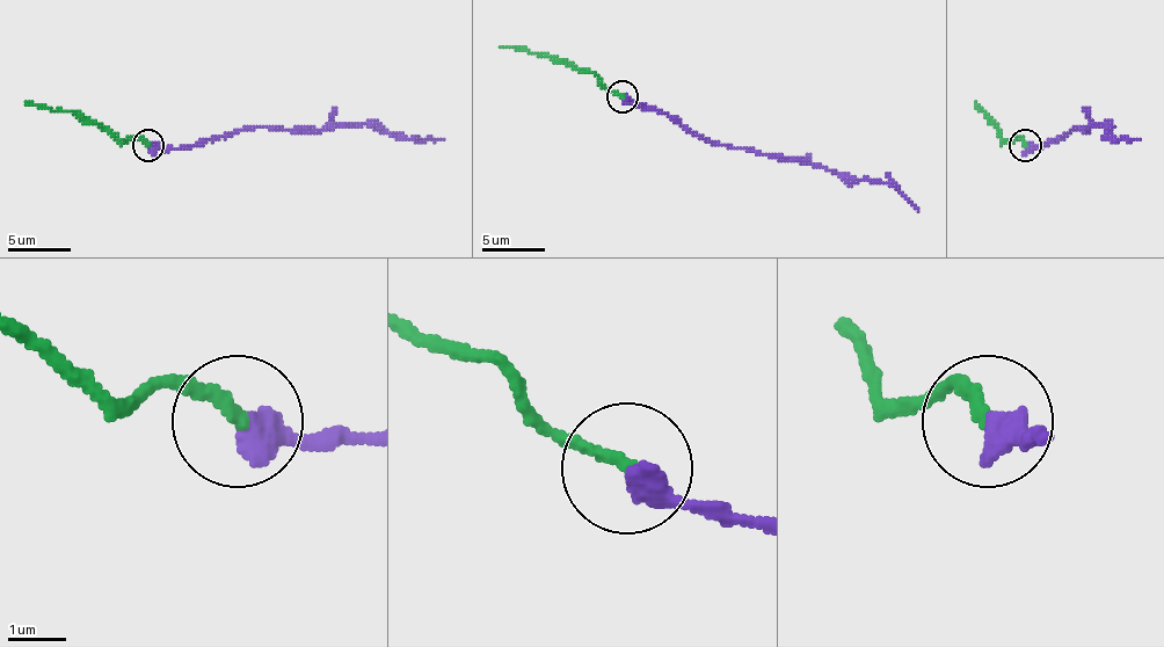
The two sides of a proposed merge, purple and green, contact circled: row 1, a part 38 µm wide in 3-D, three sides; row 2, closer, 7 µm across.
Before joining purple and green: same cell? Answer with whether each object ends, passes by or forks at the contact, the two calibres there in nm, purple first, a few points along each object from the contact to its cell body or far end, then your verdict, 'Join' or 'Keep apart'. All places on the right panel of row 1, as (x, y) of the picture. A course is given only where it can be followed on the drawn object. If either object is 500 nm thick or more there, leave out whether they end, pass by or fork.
Thickness 500 nm (purple) against 240 nm. Course of purple: (1026, 146), (1039, 148), (1074, 126), (1086, 130), (1101, 123), (1112, 139), (1140, 139). Course of green: (1026, 146), (1017, 136), (1001, 139), (975, 101). Join

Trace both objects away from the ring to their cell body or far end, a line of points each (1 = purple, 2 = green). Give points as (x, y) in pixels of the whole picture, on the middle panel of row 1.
1: (623, 97), (661, 110), (721, 145), (801, 158), (889, 183), (918, 211)
2: (623, 97), (608, 88), (595, 72), (569, 63), (553, 63), (544, 53), (500, 46)

